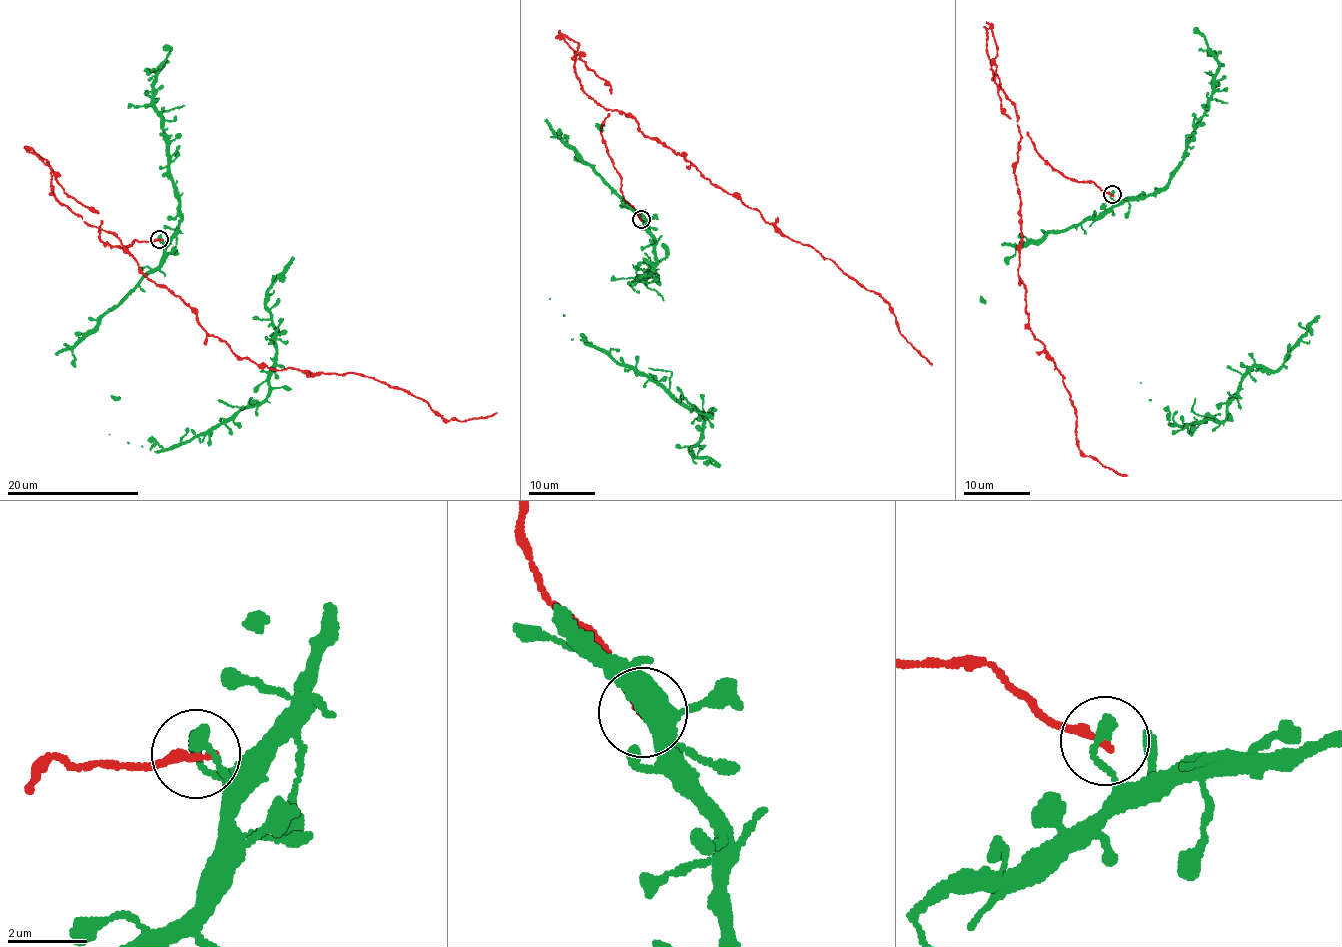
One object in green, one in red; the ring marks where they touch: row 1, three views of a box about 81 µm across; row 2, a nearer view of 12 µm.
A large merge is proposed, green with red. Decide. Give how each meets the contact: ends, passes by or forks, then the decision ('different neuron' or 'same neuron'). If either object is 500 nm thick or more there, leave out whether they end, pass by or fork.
green ends; red ends; different neuron

